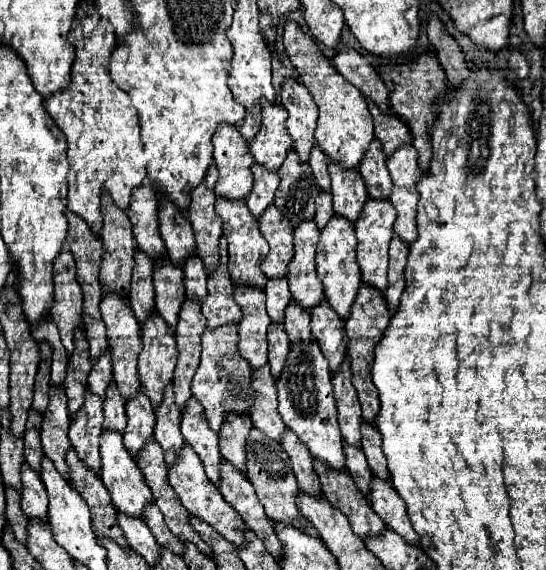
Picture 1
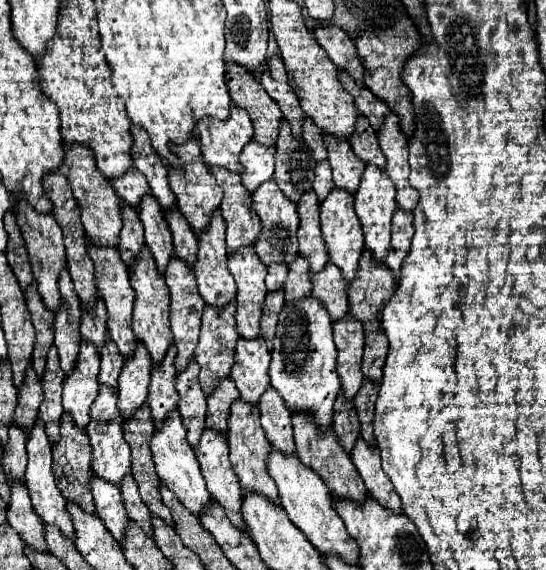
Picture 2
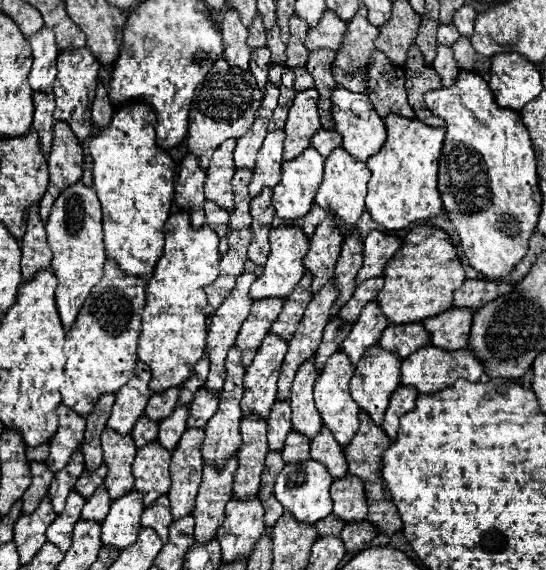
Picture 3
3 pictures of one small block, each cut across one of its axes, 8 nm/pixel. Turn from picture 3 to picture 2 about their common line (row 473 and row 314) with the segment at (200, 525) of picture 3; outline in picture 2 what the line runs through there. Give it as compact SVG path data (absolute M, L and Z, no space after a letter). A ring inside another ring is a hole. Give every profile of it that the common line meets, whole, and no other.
M230 302L222 310L210 308L210 306L204 308L200 340L198 340L198 346L196 346L196 362L200 364L200 386L202 386L202 392L206 396L210 396L216 390L220 380L230 376L230 370L232 370L232 364L234 364L234 346L240 340L240 336L236 332L234 312L236 312L236 302Z

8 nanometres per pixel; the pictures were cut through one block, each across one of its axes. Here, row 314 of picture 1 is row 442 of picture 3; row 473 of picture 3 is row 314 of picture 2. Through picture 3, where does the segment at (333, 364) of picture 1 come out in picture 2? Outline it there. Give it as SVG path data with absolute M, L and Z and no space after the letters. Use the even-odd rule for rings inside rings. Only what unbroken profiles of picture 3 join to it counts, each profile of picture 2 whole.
M328 262L326 268L320 270L320 274L314 274L312 278L312 296L322 302L332 322L342 320L342 316L348 314L346 288L348 284L344 282L340 270L332 262Z

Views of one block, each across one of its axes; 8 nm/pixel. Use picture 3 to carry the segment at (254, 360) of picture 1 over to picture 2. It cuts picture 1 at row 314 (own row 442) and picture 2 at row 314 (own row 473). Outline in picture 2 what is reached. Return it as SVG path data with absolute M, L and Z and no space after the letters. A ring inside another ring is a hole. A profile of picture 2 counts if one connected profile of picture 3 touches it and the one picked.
M242 248L228 256L228 270L236 280L238 296L236 296L236 322L238 334L246 340L254 340L260 336L260 316L266 300L266 266L258 260L254 248Z

